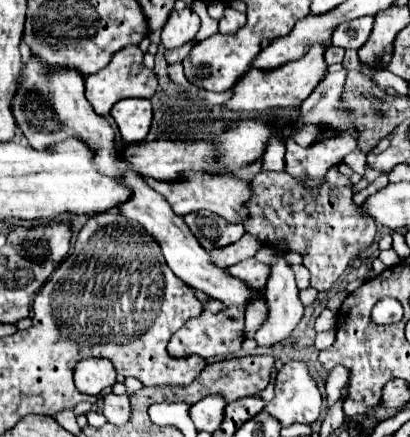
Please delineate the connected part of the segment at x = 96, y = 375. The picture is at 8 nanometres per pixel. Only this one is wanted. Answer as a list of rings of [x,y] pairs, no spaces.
[[[85,358],[75,366],[75,386],[79,388],[79,392],[85,392],[85,394],[95,394],[97,396],[103,388],[115,384],[115,376],[117,376],[115,368],[105,358]]]

